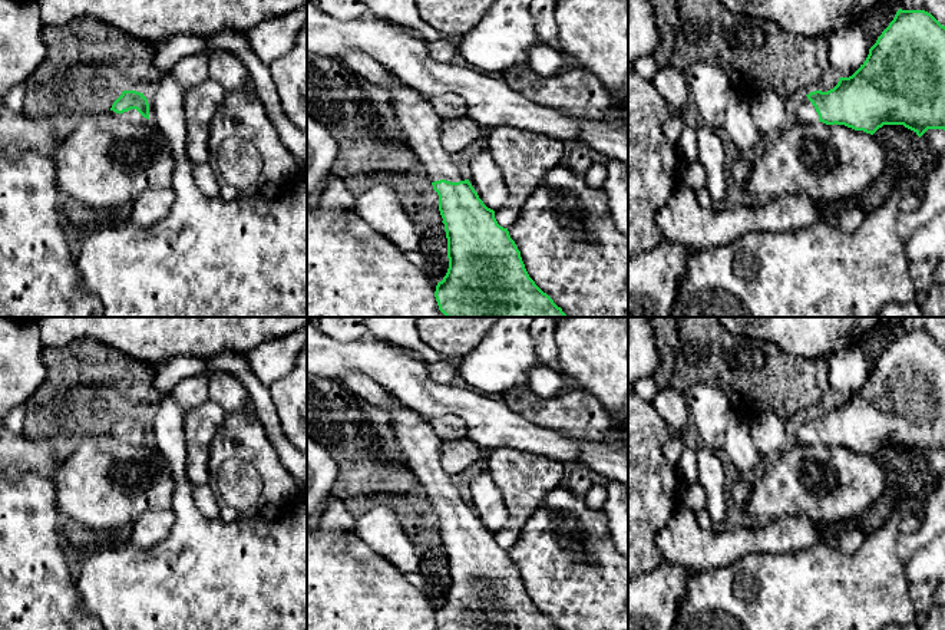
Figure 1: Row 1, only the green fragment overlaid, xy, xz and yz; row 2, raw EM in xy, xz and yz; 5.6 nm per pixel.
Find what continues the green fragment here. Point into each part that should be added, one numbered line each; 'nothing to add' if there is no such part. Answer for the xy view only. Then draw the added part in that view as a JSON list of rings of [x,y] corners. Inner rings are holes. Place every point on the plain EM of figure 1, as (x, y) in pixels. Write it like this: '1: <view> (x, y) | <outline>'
1: xy (132, 436) | [[[130,431],[128,433],[120,435],[120,436],[113,433],[113,432],[109,432],[109,435],[116,438],[116,439],[132,443],[132,445],[141,445],[141,443],[146,442],[146,439],[143,439],[136,431]]]

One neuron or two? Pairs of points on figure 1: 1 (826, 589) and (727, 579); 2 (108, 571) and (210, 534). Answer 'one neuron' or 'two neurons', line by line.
1: one neuron
2: one neuron

